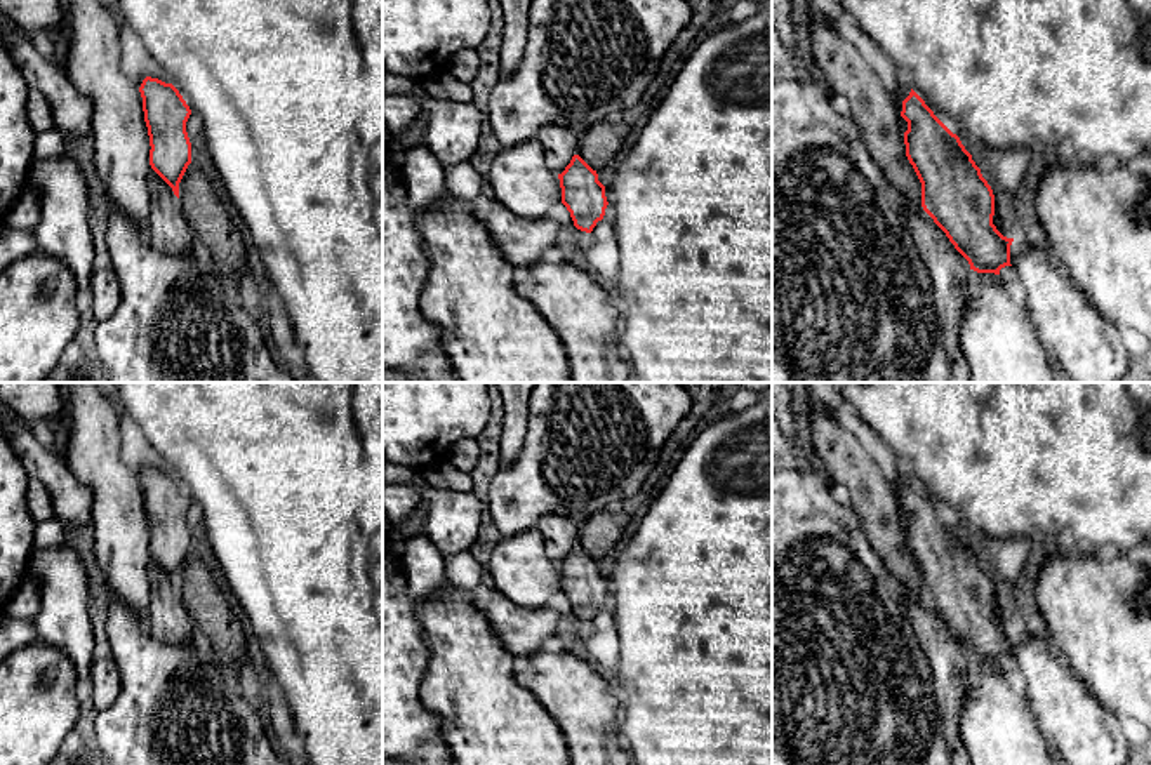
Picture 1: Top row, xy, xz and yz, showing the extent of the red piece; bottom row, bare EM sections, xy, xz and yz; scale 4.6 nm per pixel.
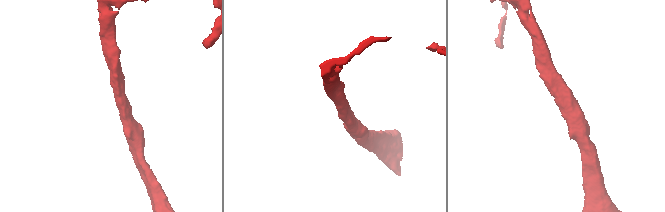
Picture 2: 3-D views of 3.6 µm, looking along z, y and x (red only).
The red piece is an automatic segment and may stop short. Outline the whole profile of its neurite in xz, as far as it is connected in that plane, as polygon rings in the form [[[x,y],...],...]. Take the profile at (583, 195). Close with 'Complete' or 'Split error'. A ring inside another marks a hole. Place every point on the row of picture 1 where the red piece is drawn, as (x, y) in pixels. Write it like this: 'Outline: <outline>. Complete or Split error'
Outline: [[[574,155],[570,163],[558,174],[562,188],[562,203],[570,212],[574,226],[591,233],[598,221],[603,219],[609,205],[605,186],[598,181],[593,170],[579,155]]]. Complete

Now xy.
Outline: [[[146,76],[139,87],[150,136],[150,165],[179,198],[179,183],[191,163],[186,122],[190,106],[172,83]]]. Complete

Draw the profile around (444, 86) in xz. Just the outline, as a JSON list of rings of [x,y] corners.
[[[449,71],[426,78],[422,85],[424,85],[424,92],[435,99],[445,99],[445,101],[473,99],[471,85],[452,76]]]

